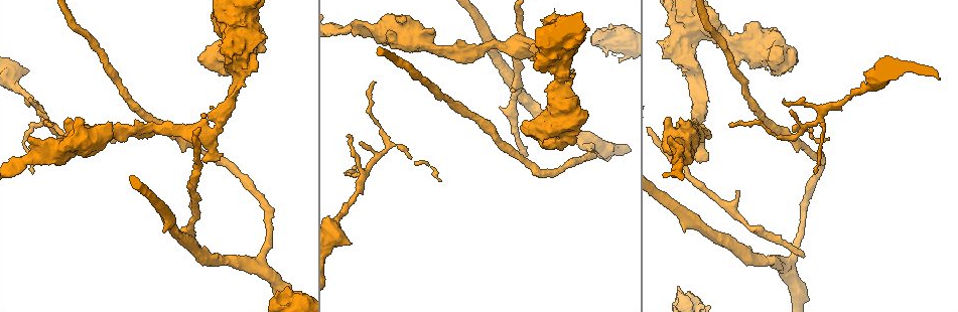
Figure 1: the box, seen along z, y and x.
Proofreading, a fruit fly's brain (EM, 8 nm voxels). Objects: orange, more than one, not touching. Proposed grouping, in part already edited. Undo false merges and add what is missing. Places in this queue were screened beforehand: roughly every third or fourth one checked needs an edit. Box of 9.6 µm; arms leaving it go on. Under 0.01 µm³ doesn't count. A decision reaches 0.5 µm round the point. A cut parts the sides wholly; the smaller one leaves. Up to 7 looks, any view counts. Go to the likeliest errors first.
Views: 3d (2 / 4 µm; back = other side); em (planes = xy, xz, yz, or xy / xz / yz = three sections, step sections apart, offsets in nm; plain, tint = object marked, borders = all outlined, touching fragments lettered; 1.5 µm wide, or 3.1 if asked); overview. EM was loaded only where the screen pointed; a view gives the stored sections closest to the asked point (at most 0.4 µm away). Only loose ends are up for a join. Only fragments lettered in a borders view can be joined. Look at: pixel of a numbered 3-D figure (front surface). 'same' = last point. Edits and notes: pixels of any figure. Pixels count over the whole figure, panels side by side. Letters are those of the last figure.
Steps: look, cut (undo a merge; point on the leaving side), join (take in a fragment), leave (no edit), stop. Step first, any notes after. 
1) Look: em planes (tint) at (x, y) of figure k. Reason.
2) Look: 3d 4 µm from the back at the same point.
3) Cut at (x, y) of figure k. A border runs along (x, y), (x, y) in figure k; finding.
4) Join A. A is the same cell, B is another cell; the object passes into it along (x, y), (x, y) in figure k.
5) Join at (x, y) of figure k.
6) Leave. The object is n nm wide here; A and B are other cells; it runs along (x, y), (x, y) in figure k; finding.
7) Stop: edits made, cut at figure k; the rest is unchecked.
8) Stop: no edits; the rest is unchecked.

Look: 3d 4 µm from the back at (537, 36) of figure 1. Branch stops here.

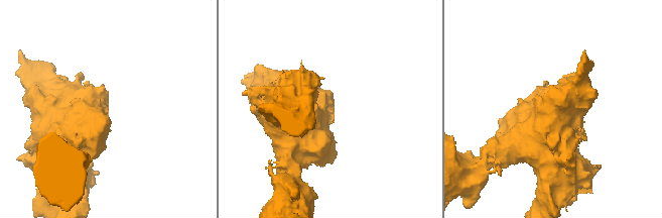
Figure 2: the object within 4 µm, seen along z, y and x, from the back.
Look: em xz step 8 (tint) at (331, 103) of figure 2.

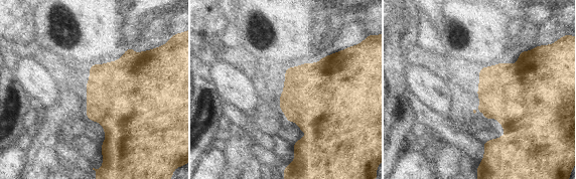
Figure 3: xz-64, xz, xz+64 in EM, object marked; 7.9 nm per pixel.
Look: em planes (borders) at the same point. Cut it another way.

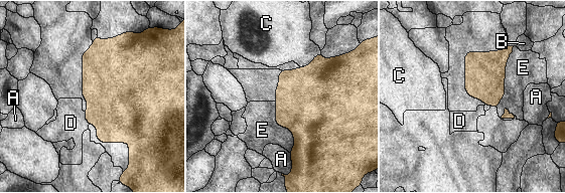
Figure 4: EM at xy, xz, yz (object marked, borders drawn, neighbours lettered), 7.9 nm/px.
Leave. The object is 320 nm wide here; the longest contact is with E, 500 nm; A, B, C, D and E are other cells; none of them fits.

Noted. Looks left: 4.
Look: 3d 4 µm at (731, 122) of figure 1. End of a long branch.

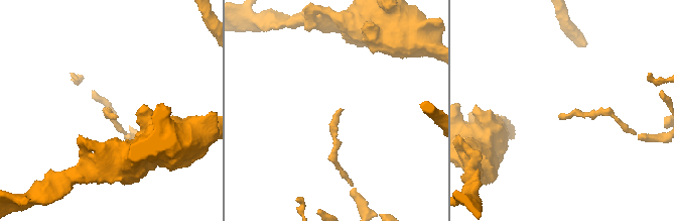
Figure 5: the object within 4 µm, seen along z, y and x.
Look: em planes (borders) at (112, 116) of figure 5. Need the tissue.

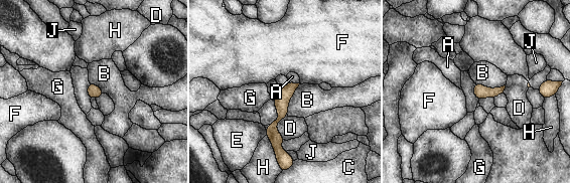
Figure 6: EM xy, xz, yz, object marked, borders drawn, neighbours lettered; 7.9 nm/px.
Join A. A is the same cell, B, C, D, E, F, G, H and J are other cells; the object passes into it along (281, 102), (293, 82), (292, 76) in figure 6; the cell continues.

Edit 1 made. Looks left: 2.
Stop: edits made, join at figure 6; the rest is unchecked.

